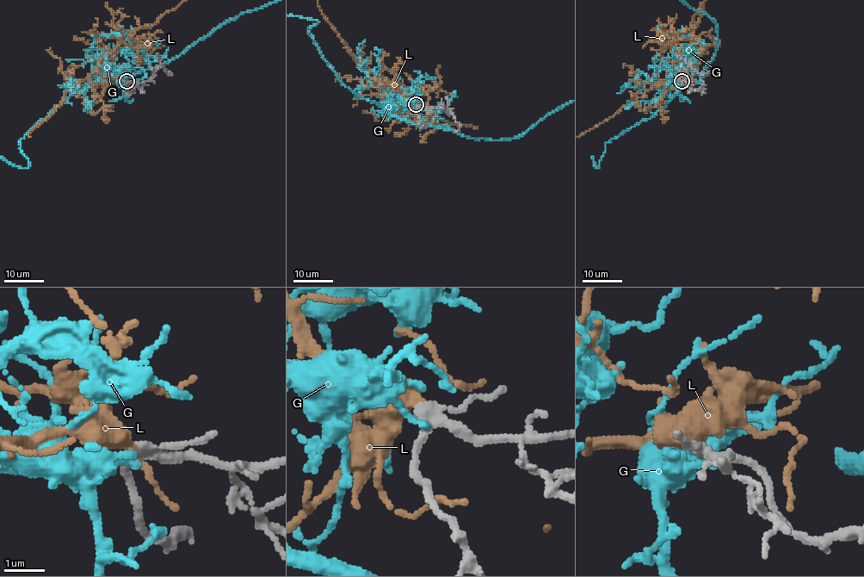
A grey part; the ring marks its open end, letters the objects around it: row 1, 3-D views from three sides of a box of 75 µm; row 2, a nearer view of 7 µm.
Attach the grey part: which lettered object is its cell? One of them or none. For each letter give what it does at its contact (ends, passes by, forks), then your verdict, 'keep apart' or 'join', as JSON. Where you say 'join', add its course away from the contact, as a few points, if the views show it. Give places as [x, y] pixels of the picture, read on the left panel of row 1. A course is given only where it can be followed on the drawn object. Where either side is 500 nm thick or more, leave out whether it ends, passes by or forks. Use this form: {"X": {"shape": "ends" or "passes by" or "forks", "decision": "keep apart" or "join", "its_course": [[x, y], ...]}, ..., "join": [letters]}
{"G": {"shape": "ends", "decision": "keep apart"}, "L": {"decision": "join"}, "join": ["L"]}

